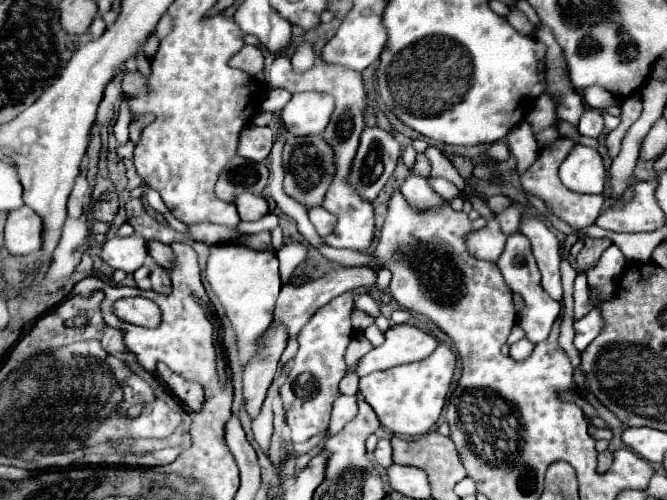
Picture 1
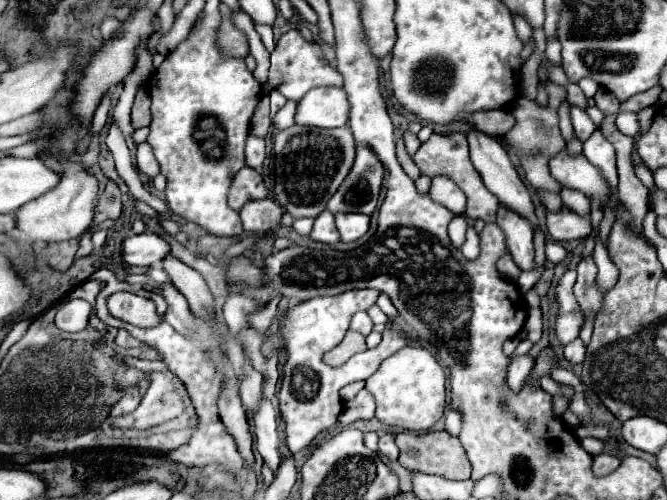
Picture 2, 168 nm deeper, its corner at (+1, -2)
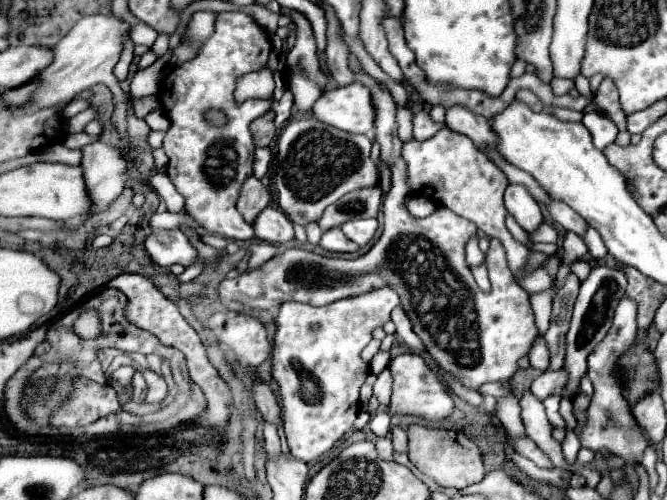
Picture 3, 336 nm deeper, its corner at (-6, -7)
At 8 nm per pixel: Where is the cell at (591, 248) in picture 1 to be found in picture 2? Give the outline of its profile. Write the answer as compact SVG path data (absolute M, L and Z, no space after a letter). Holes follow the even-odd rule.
M592 256L580 260L580 264L578 264L578 280L574 284L574 296L576 296L578 304L580 304L580 310L582 310L584 318L586 318L588 312L598 316L600 310L604 308L602 306L604 292L596 284L596 272L598 270L596 270L596 264L594 264Z

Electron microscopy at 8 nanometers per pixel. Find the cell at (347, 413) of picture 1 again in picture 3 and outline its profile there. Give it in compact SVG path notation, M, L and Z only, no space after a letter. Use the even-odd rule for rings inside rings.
M383 369L379 375L377 375L377 381L375 381L375 387L373 387L373 395L377 397L379 405L381 407L387 407L389 405L389 397L391 397L391 373L389 369Z

